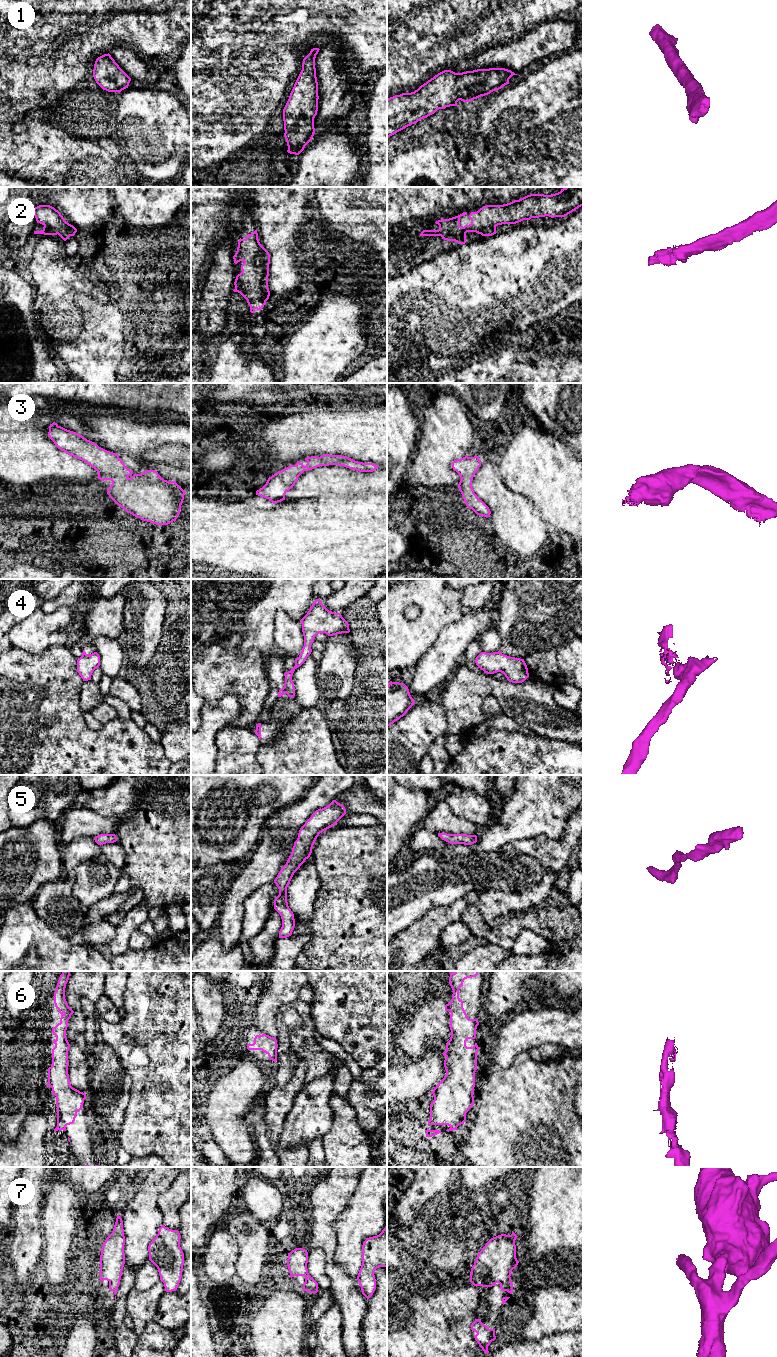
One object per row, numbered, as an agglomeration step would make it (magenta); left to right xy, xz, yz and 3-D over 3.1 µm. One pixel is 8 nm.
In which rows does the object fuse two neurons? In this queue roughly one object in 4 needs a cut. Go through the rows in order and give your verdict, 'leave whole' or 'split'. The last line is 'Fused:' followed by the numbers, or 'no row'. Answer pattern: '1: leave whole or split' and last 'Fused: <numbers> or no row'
1: leave whole
2: leave whole
3: leave whole
4: split
5: leave whole
6: leave whole
7: leave whole
Fused: 4

